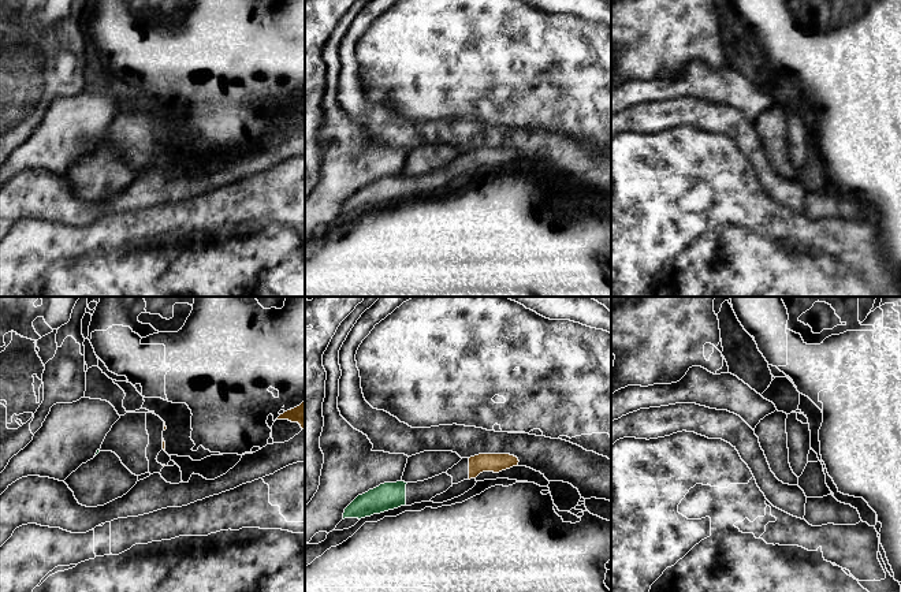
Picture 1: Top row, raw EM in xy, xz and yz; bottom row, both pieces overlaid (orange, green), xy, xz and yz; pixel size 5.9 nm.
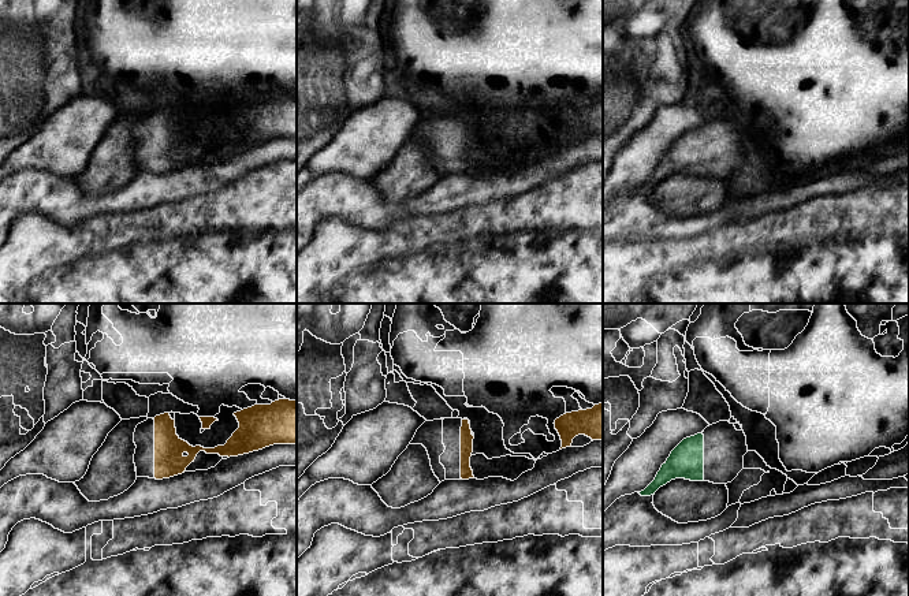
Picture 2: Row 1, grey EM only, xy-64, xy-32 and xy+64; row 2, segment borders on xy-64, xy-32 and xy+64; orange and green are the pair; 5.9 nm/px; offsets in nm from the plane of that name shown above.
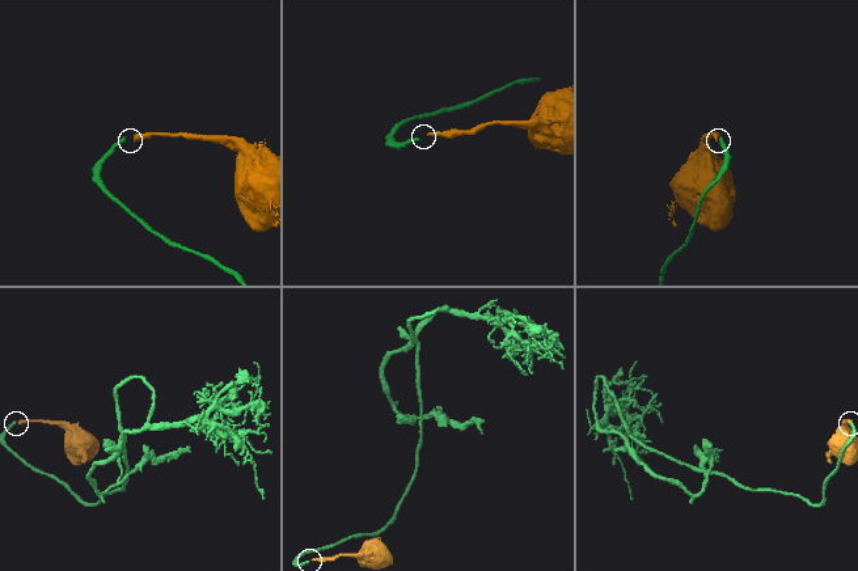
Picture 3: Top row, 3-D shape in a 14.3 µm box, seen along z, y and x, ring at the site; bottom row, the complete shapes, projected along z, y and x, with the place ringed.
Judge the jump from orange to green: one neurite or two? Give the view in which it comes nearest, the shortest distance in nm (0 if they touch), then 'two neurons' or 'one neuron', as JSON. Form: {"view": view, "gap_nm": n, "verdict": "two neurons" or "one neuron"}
{"view": "xz", "gap_nm": 360, "verdict": "one neuron"}

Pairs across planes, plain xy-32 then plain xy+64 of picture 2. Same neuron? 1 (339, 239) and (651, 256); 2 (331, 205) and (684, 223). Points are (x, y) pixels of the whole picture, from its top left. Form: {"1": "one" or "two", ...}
{"1": "one", "2": "one"}

